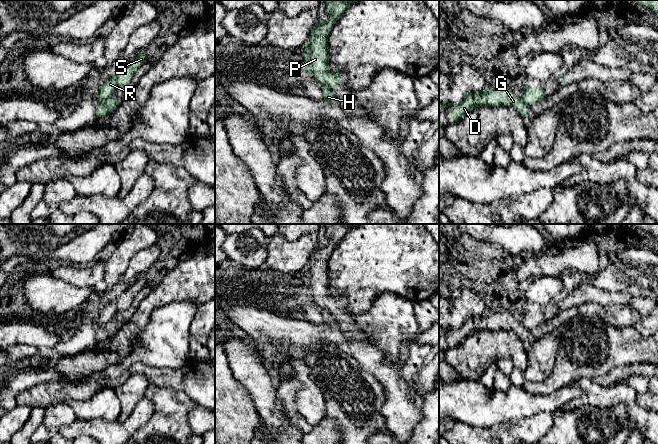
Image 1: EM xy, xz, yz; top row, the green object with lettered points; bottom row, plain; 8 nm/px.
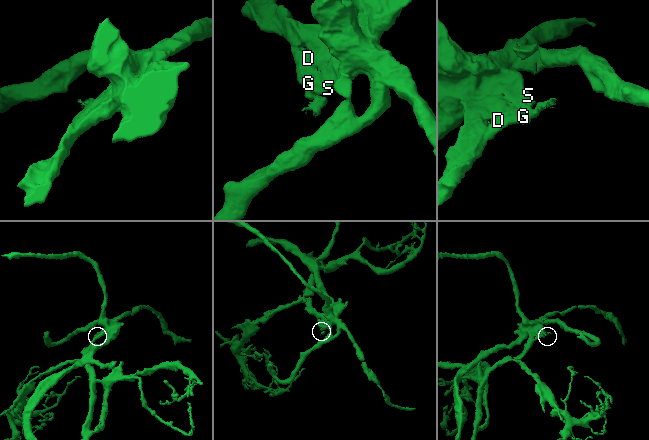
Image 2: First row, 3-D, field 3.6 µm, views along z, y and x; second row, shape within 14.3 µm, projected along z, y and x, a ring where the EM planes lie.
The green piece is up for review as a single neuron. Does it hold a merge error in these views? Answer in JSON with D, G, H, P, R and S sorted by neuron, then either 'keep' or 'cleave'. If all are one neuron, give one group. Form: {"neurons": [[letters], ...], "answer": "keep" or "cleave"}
{"neurons": [["D", "G", "P"], ["H", "R", "S"]], "answer": "cleave"}

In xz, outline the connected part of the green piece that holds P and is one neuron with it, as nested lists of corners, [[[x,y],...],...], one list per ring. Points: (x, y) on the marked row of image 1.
[[[324,0],[328,19],[312,27],[309,35],[312,39],[307,42],[303,52],[306,64],[306,74],[311,74],[321,84],[330,88],[339,88],[342,85],[341,71],[329,69],[328,37],[336,21],[345,10],[358,0]]]

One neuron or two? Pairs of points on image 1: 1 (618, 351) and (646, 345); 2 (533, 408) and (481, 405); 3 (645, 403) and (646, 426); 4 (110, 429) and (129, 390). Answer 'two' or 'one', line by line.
1: one
2: one
3: two
4: two

